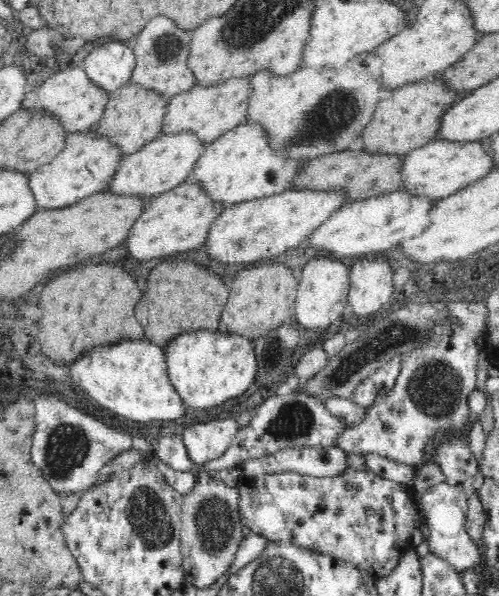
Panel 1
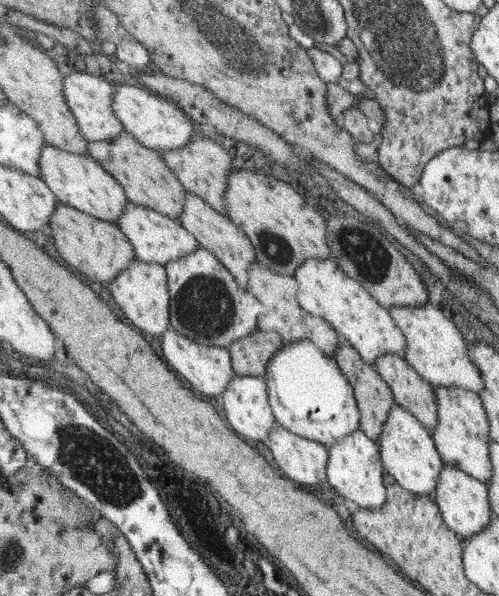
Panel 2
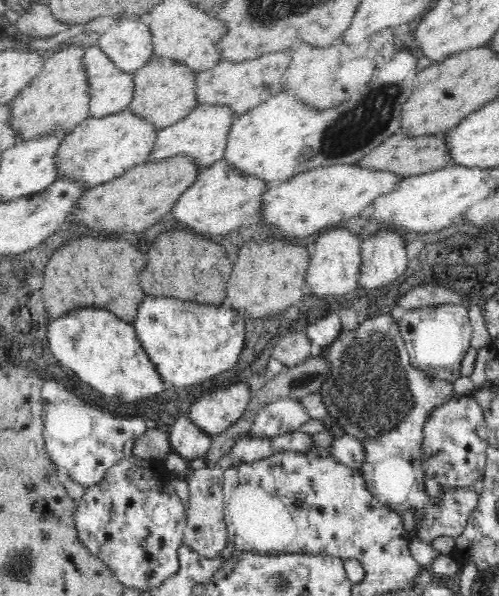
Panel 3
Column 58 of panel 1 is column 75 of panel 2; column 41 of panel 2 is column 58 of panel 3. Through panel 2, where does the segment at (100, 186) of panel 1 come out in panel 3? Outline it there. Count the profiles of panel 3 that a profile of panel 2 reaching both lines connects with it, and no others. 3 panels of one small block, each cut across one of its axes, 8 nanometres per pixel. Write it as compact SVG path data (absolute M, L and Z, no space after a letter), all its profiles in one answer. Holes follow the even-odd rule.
M129 108L122 112L102 116L102 118L89 116L65 136L65 141L61 144L62 148L55 158L58 174L60 177L73 176L75 180L81 180L88 189L110 182L110 180L122 176L129 168L142 164L150 158L154 152L157 132L158 128L154 124Z

